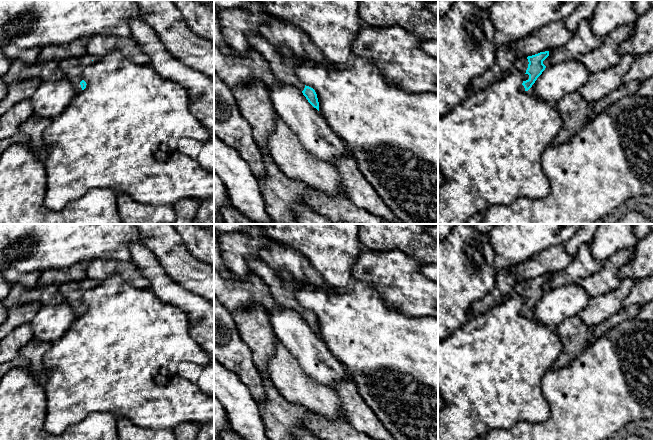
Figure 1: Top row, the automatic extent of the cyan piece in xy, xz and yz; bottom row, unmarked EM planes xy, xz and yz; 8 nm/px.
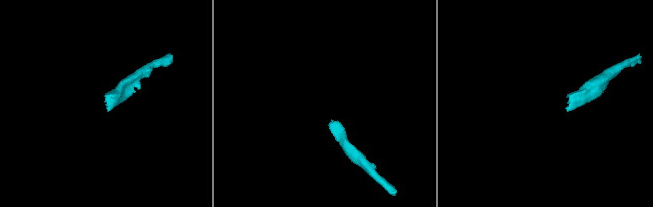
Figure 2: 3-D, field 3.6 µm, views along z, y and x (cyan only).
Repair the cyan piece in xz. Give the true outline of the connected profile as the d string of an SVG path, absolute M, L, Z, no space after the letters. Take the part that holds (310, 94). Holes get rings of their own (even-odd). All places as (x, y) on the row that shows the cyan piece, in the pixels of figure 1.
M247 34L249 46L255 48L268 62L275 79L288 83L301 90L308 102L319 111L319 102L315 90L300 81L296 74L296 57L286 47L275 47L261 34Z

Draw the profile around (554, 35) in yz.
M562 20L534 31L531 35L517 41L511 46L517 58L528 57L558 48L567 43L573 35L574 32L568 30L564 24L564 20Z

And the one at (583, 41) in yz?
M585 19L580 22L573 37L567 43L549 50L549 56L543 64L547 67L588 54L600 46L602 38L592 32L590 19Z

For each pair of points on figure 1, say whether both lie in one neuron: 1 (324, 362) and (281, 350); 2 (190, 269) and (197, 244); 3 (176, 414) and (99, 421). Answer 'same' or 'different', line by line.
1: different
2: different
3: different

